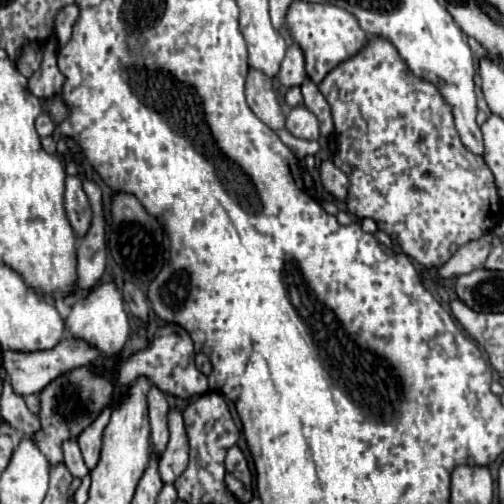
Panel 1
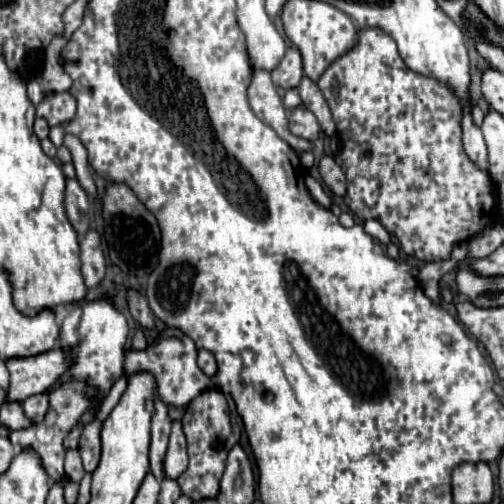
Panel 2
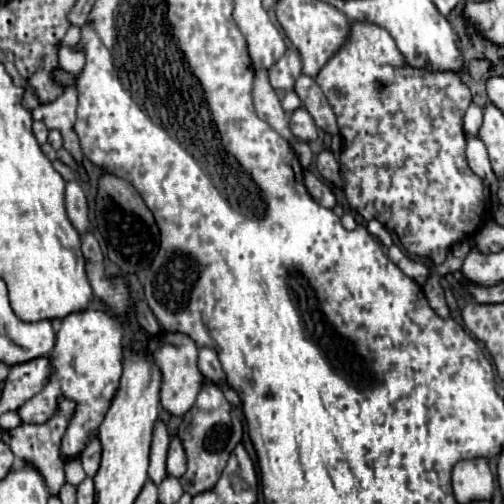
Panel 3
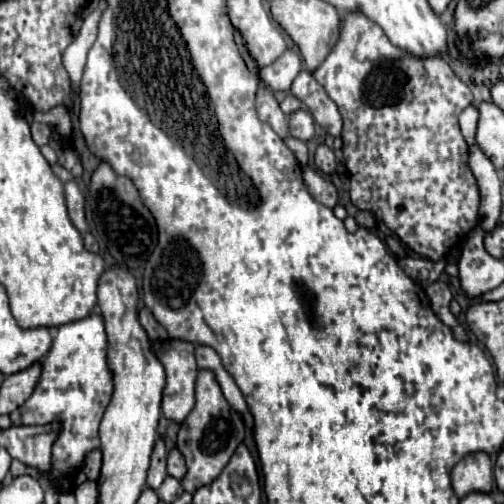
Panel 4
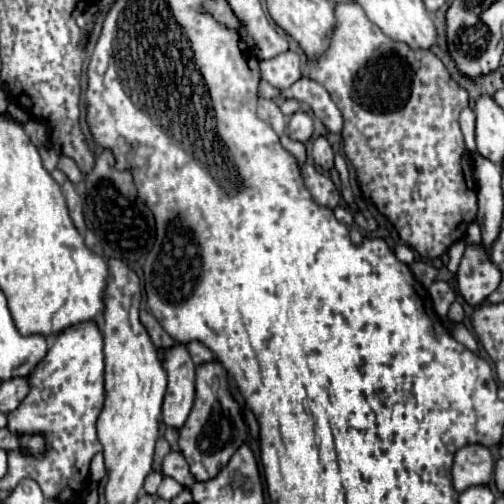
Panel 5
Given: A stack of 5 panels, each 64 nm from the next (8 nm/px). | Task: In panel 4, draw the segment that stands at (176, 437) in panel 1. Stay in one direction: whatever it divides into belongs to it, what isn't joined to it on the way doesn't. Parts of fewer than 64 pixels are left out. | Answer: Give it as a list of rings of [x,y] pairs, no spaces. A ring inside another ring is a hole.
[[[172,448],[172,450],[168,452],[166,468],[168,468],[168,474],[178,480],[181,480],[184,474],[186,474],[186,464],[184,464],[184,456],[180,454],[180,450],[178,450],[178,448]]]

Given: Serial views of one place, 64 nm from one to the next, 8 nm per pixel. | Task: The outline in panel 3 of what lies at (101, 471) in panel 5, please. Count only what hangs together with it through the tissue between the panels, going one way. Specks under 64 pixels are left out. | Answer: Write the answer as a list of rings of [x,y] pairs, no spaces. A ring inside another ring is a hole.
[[[92,440],[92,442],[84,448],[84,452],[80,454],[80,462],[82,462],[82,466],[84,466],[84,472],[86,472],[90,478],[94,478],[96,472],[98,472],[98,468],[100,468],[100,454],[102,454],[102,450],[100,450],[100,442],[98,442],[98,440]]]

